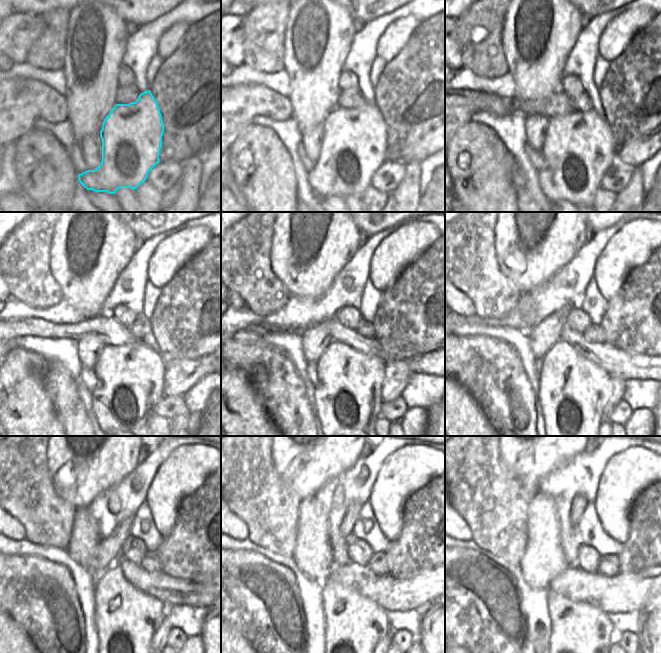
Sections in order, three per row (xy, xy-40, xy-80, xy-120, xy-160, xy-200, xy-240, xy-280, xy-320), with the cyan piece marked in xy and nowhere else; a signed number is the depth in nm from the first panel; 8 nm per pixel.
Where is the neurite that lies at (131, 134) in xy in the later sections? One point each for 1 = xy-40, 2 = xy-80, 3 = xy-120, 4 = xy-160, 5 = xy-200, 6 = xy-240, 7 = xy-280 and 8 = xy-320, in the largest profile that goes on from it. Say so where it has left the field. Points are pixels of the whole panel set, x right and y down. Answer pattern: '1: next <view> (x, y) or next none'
1: next xy-40 (354, 144)
2: next xy-80 (578, 149)
3: next xy-120 (129, 378)
4: next xy-160 (348, 395)
5: next xy-200 (573, 392)
6: next xy-240 (126, 618)
7: next xy-280 (354, 623)
8: next xy-320 (578, 630)

